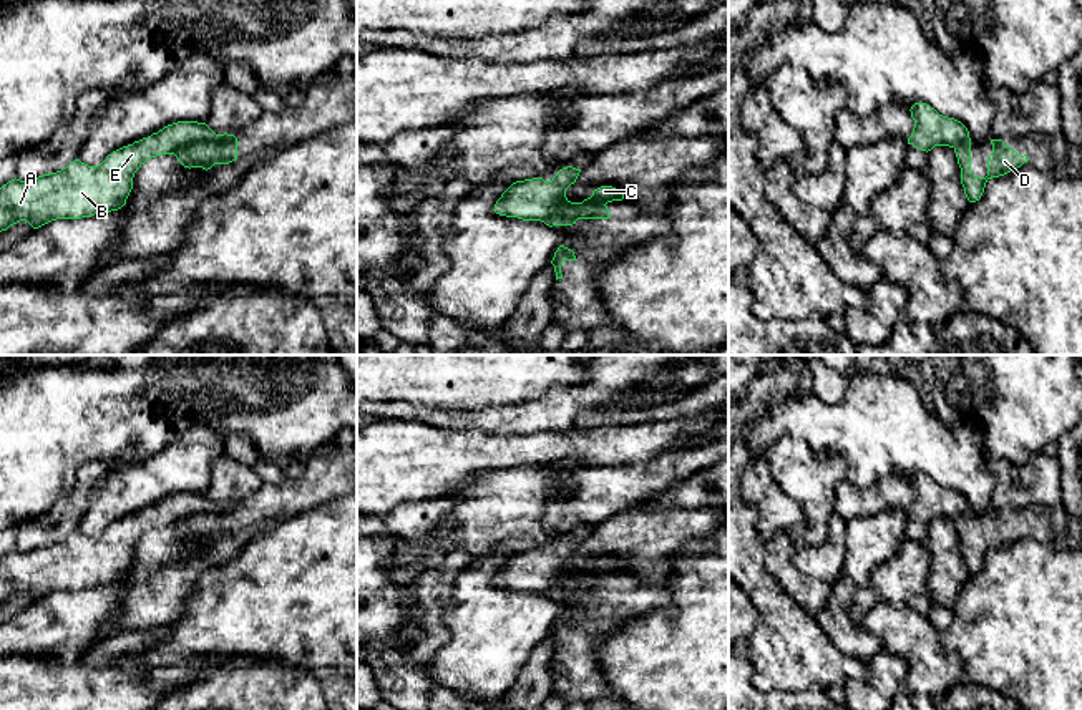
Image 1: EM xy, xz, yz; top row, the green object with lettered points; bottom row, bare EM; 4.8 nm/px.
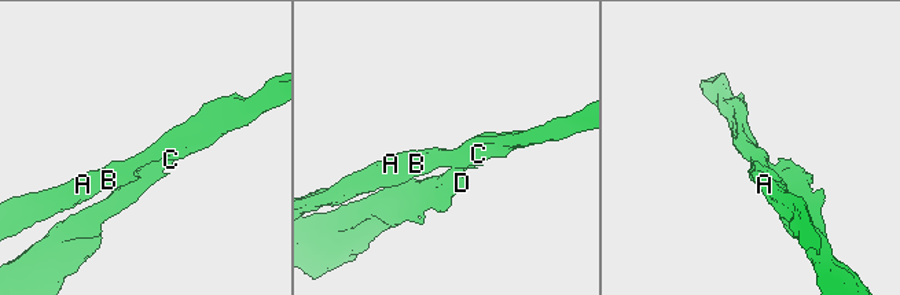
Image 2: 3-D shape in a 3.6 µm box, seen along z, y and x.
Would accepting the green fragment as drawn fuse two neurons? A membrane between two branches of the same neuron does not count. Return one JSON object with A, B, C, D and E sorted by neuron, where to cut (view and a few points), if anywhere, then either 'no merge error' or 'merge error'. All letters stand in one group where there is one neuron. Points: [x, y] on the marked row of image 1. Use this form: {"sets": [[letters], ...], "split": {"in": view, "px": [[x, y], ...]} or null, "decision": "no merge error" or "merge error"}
{"sets": [["A", "B", "C", "E"], ["D"]], "split": {"in": "xz", "px": [[604, 204], [579, 204], [543, 221]]}, "decision": "merge error"}

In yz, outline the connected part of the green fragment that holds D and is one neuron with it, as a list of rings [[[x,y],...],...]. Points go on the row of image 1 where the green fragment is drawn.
[[[971,138],[954,148],[958,164],[961,168],[961,184],[969,202],[981,199],[989,179],[1004,176],[1029,161],[1027,154],[1017,154],[1012,148],[1006,146],[1002,139],[991,139],[991,144],[992,153],[987,158],[986,178],[979,178],[971,173]]]

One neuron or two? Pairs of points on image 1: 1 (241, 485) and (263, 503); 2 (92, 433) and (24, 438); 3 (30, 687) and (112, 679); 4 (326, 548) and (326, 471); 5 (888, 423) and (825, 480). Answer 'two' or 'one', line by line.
1: two
2: one
3: one
4: two
5: two

